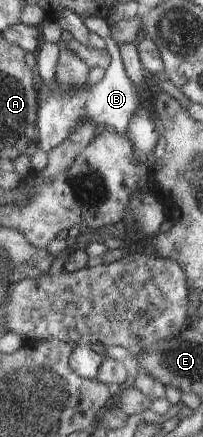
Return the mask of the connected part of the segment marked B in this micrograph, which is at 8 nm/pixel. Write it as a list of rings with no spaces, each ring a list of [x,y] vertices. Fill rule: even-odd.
[[[88,17],[82,20],[82,24],[89,31],[104,39],[104,48],[111,55],[110,63],[105,67],[103,77],[92,85],[86,87],[64,86],[56,83],[54,79],[48,83],[44,81],[36,91],[36,115],[35,115],[35,142],[38,150],[47,152],[49,149],[62,143],[70,131],[82,121],[92,121],[97,128],[112,127],[116,133],[124,133],[128,121],[140,107],[150,107],[151,99],[159,92],[157,80],[134,85],[126,77],[120,59],[117,43],[110,39],[109,24],[100,17]]]

